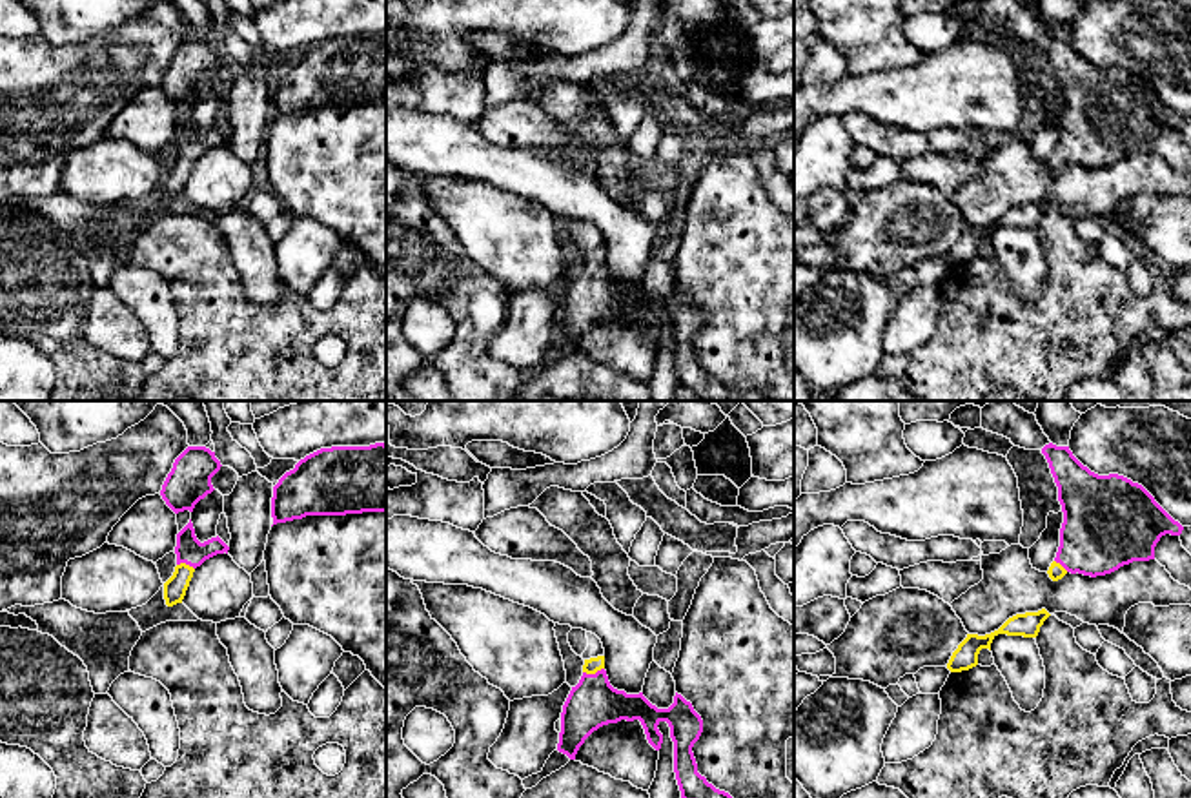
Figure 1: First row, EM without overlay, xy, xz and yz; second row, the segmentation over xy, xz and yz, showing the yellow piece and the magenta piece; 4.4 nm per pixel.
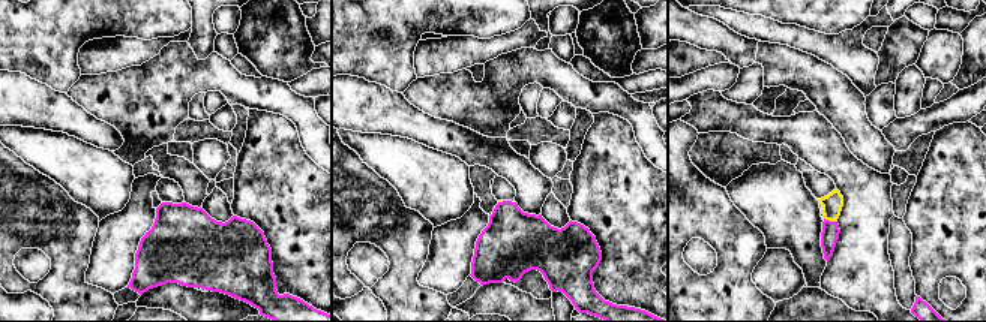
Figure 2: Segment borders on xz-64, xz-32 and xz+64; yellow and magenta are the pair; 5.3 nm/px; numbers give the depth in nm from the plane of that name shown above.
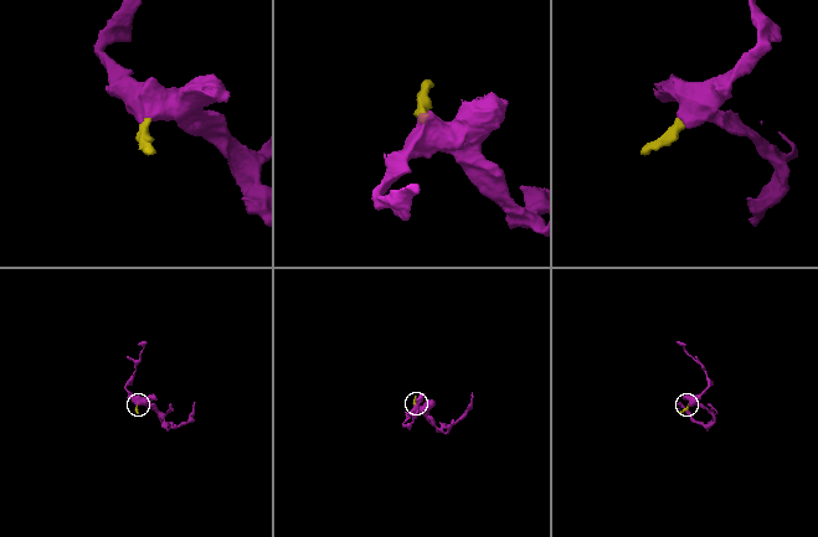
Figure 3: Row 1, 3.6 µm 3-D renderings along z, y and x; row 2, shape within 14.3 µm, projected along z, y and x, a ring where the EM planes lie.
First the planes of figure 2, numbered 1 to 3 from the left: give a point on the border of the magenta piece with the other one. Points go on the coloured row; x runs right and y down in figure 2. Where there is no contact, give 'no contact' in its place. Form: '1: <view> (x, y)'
1: no contact
2: xz-32 (500, 201)
3: xz+64 (830, 220)

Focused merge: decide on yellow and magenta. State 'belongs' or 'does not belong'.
belongs

